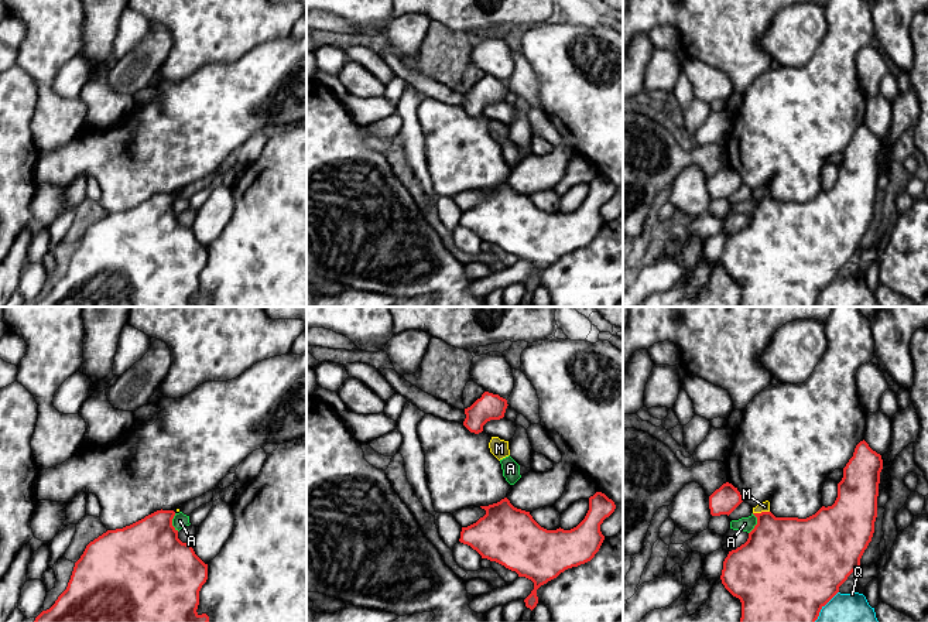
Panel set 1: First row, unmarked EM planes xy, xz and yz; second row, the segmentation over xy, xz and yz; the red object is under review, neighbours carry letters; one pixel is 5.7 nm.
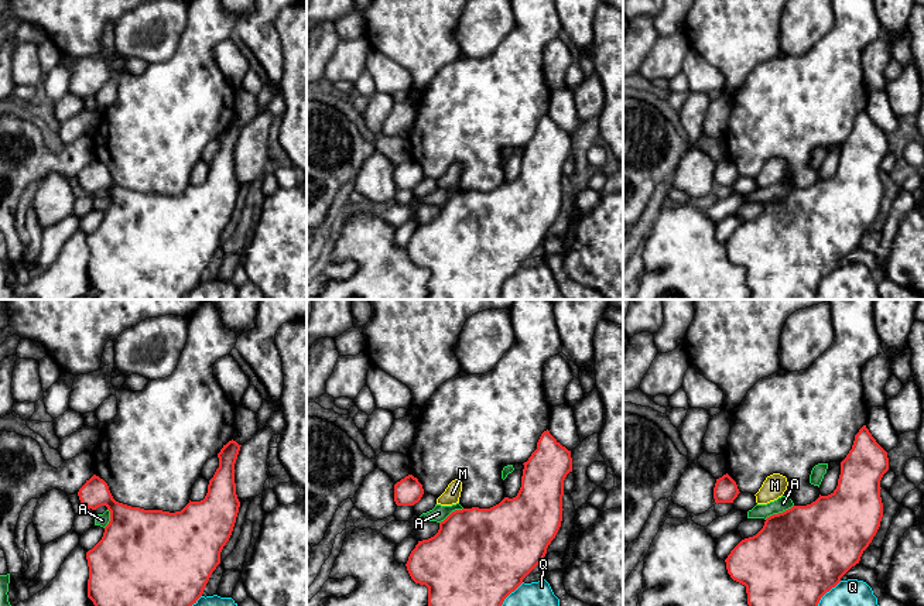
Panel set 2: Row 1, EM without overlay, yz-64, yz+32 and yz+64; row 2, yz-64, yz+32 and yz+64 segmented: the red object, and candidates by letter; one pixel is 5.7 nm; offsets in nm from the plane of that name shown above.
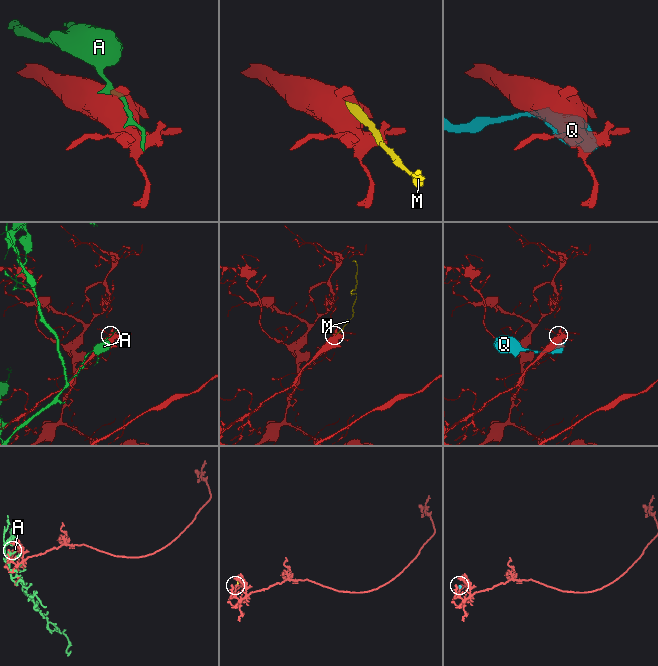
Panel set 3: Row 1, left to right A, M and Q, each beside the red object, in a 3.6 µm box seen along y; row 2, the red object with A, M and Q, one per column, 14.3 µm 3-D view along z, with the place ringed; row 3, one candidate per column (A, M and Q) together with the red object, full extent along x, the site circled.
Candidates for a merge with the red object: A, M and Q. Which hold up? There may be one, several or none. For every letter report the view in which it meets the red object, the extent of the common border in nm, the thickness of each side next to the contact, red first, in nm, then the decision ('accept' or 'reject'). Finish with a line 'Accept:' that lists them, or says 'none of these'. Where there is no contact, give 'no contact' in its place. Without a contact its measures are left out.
A: meets red in yz; contact 120 nm long; 460 nm thick on the red side, 80 nm on the other; reject
M: meets red in yz; contact 100 nm long; 400 nm thick on the red side, 60 nm on the other; accept
Q: meets red in yz; contact 240 nm long; 500 nm thick on the red side, 320 nm on the other; reject
Accept: M

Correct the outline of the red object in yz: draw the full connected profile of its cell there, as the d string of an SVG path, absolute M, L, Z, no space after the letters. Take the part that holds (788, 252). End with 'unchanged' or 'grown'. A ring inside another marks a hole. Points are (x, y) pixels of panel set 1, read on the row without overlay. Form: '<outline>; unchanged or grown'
M863 123L856 129L853 140L843 151L843 161L838 167L838 181L832 189L822 189L807 202L775 201L770 195L768 184L753 191L757 208L749 216L744 228L729 235L720 259L725 271L742 286L740 307L815 307L821 293L839 276L839 270L847 260L860 250L860 242L872 225L881 153L881 139Z; grown

